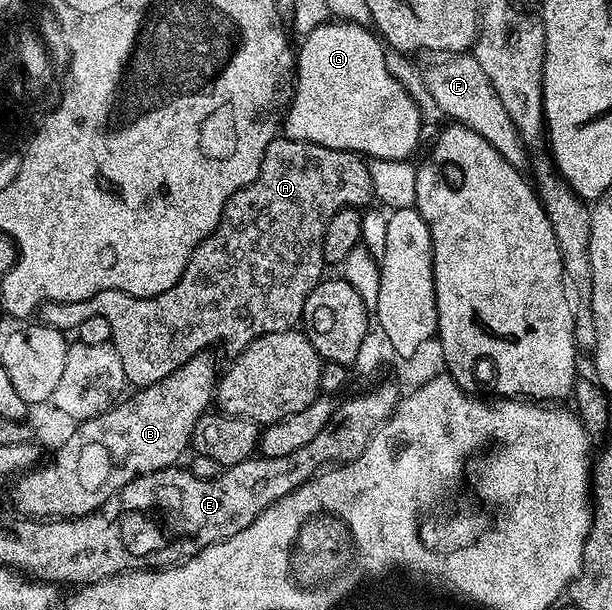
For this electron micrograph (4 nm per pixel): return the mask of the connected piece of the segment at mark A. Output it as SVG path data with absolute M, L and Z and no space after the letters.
M286 134L280 135L269 142L257 178L229 198L217 226L201 241L197 250L193 250L181 278L172 288L156 296L102 292L81 302L42 304L37 313L38 323L71 334L90 316L108 320L110 344L117 350L121 366L125 366L127 384L136 389L161 382L161 378L173 374L173 370L189 362L189 358L198 352L214 349L214 344L223 344L225 351L238 354L265 334L292 331L302 321L303 307L309 294L325 276L323 239L329 218L342 208L363 210L367 203L372 203L367 167L368 161L354 152L333 150L313 142L293 140Z

